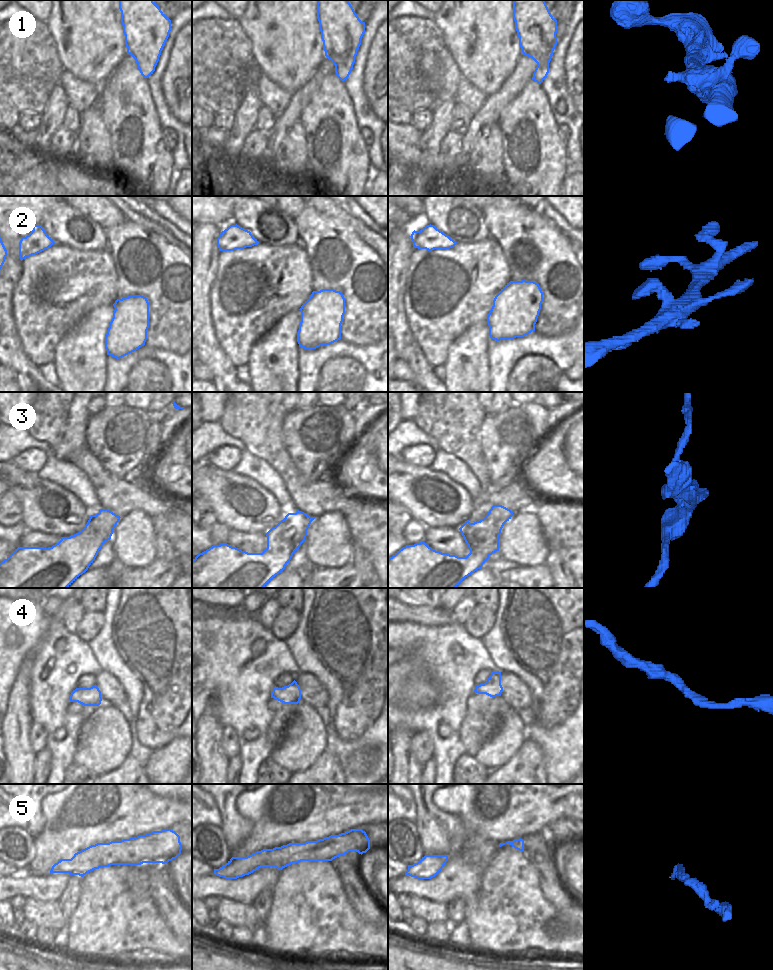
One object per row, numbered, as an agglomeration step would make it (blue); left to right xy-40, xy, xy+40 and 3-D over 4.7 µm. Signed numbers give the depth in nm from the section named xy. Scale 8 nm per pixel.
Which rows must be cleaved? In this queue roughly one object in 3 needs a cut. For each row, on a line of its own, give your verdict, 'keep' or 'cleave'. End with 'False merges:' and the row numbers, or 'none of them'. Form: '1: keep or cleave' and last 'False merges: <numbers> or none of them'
1: keep
2: keep
3: cleave
4: keep
5: keep
False merges: 3

